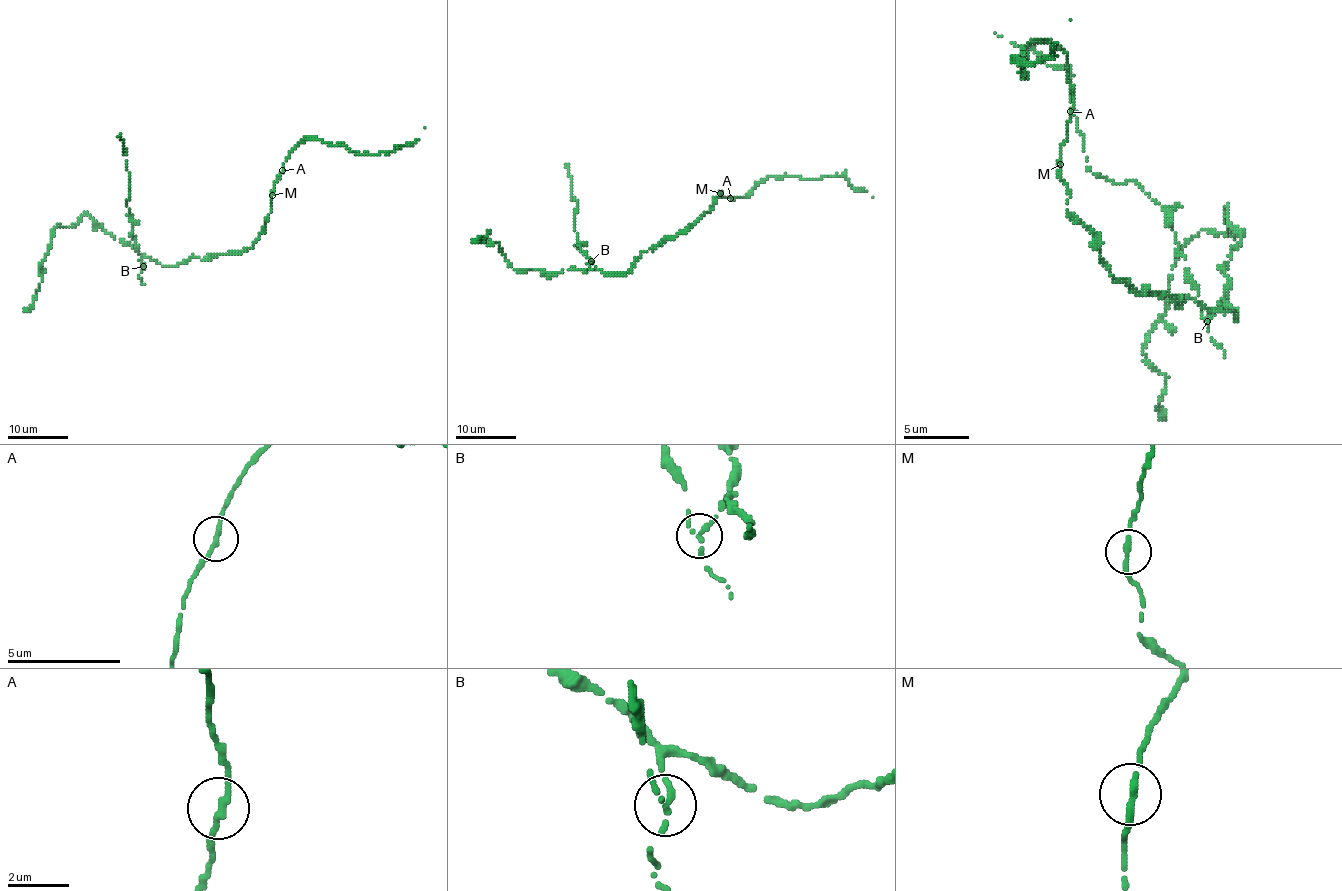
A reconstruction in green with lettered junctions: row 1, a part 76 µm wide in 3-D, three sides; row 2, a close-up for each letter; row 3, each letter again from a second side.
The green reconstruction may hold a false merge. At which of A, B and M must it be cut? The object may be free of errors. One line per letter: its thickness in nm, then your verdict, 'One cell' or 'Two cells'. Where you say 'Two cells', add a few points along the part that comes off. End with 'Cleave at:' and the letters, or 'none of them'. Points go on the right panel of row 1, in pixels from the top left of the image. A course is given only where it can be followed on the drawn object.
A: Thickness 220 nm. One cell
B: Thickness 220 nm. Two cells. Course of the part to remove: (1208, 321), (1192, 275), (1179, 252), (1169, 213), (1133, 180), (1113, 184), (1087, 167), (1070, 75), (995, 33)
M: Thickness 240 nm. One cell
Cleave at: B

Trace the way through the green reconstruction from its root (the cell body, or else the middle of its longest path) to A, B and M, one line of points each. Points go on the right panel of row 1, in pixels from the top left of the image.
A: (1162, 295), (1116, 282), (1093, 236), (1067, 210), (1070, 190), (1060, 177), (1060, 144), (1067, 138), (1070, 111)
B: (1162, 295), (1182, 305), (1185, 298), (1195, 298), (1208, 308), (1231, 311), (1234, 321), (1224, 298), (1208, 321)
M: (1162, 295), (1136, 292), (1110, 275), (1093, 236), (1067, 210), (1070, 190), (1060, 177), (1060, 164)

